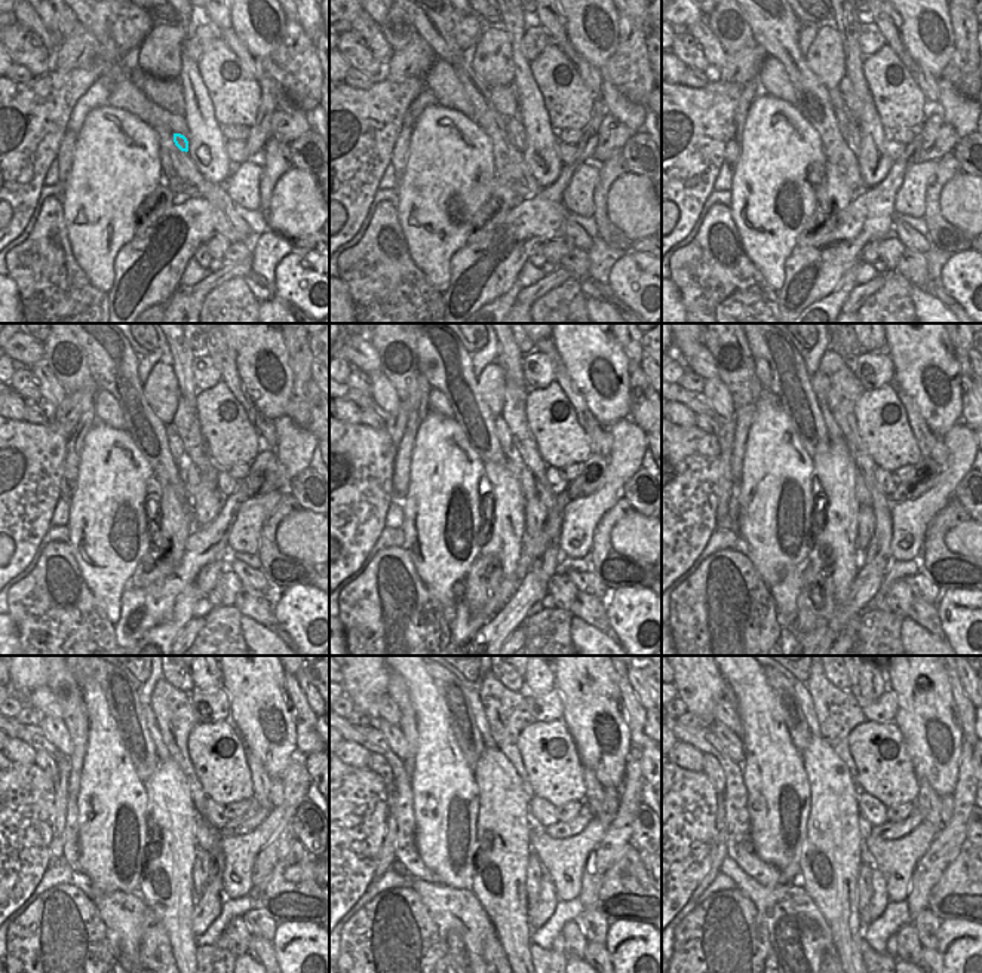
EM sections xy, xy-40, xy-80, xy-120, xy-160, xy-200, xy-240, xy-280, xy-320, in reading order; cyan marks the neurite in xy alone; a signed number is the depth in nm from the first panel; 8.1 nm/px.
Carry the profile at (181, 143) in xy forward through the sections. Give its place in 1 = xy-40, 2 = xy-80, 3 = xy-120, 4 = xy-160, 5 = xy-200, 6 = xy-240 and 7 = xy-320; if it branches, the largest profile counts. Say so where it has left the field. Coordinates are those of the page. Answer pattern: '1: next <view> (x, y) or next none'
1: next xy-40 (512, 138)
2: next xy-80 (843, 119)
3: next xy-120 (174, 442)
4: next xy-160 (503, 433)
5: next xy-200 (835, 433)
6: next xy-240 (162, 751)
7: next xy-320 (804, 697)

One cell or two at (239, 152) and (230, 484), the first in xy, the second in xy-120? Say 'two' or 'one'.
one

